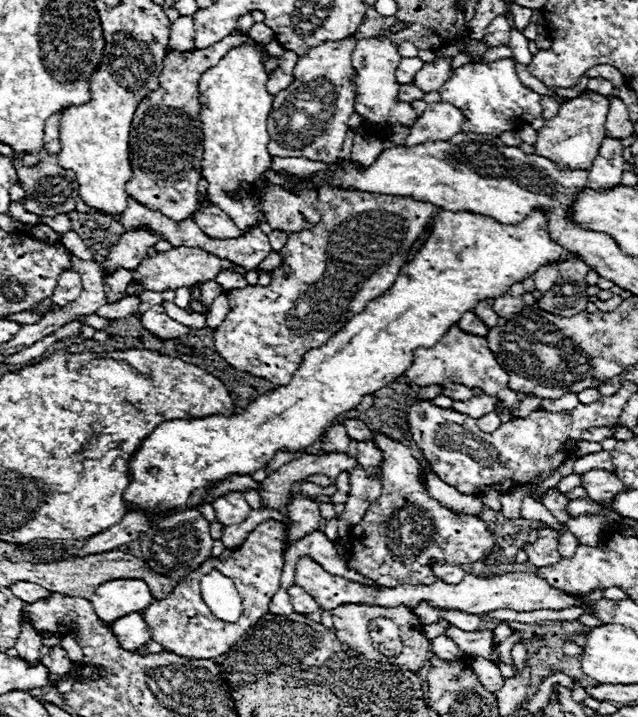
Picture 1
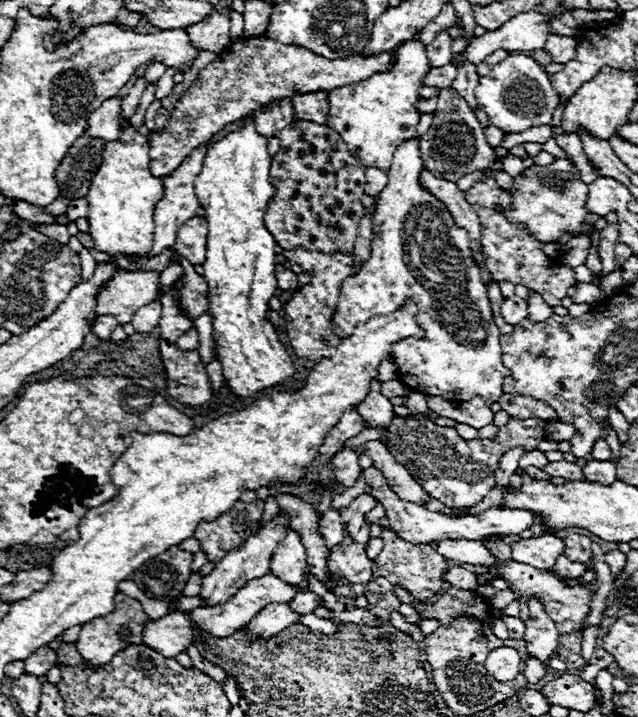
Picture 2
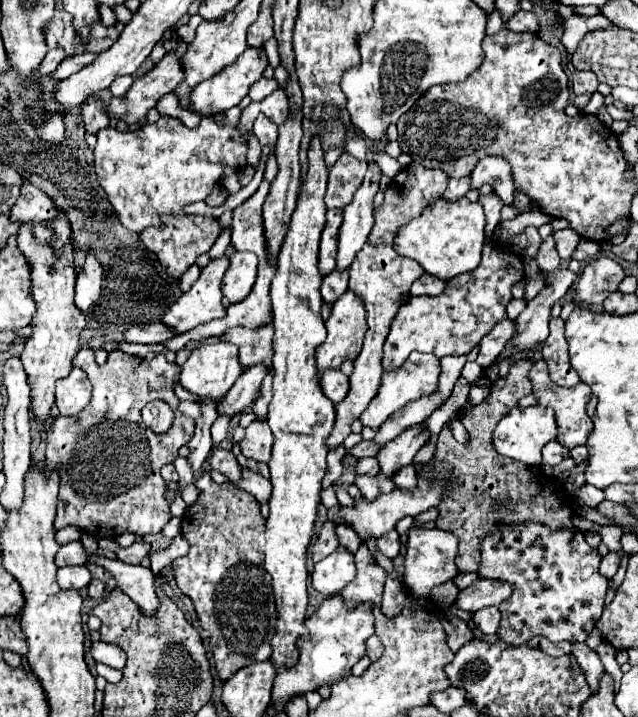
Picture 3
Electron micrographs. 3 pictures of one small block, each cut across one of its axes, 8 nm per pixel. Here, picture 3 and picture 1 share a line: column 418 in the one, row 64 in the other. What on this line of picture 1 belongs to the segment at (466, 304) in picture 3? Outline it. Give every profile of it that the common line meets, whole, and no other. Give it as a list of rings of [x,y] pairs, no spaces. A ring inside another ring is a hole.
[[[344,38],[338,42],[324,42],[310,48],[304,56],[298,58],[294,68],[294,82],[276,94],[268,118],[270,144],[268,152],[282,158],[308,158],[324,164],[338,160],[342,142],[348,130],[348,118],[354,112],[356,86],[352,80],[352,50],[356,40]]]

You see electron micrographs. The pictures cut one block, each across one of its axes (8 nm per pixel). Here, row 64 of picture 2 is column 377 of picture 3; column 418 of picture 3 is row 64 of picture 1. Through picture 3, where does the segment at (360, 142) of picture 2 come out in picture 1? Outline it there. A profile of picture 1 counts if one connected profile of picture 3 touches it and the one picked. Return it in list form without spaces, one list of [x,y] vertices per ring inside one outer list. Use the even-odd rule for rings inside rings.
[[[370,38],[370,40],[360,40],[352,52],[352,66],[356,70],[354,82],[358,86],[358,94],[356,94],[356,112],[362,116],[362,120],[366,122],[366,126],[376,128],[376,130],[386,130],[394,124],[408,124],[412,126],[414,120],[418,118],[412,110],[410,104],[406,102],[394,102],[394,98],[398,96],[398,82],[394,82],[394,72],[398,68],[400,62],[400,54],[398,54],[398,46],[392,44],[390,40],[382,40],[382,38]]]

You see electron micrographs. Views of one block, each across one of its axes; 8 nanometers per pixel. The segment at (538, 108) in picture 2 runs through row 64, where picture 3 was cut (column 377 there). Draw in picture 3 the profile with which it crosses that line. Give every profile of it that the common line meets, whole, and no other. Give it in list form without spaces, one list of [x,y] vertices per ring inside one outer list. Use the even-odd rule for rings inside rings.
[[[432,458],[426,464],[414,464],[416,468],[416,480],[418,486],[414,490],[406,490],[406,488],[394,488],[388,494],[380,494],[378,498],[374,498],[374,502],[366,502],[366,498],[354,498],[354,506],[342,506],[338,516],[340,522],[354,528],[354,532],[358,534],[358,538],[364,542],[368,538],[380,538],[384,534],[388,534],[390,530],[394,530],[394,526],[404,518],[404,516],[418,516],[420,512],[426,512],[430,508],[438,508],[440,502],[444,500],[446,494],[446,482],[452,482],[452,466],[448,462],[440,462],[436,458]]]

